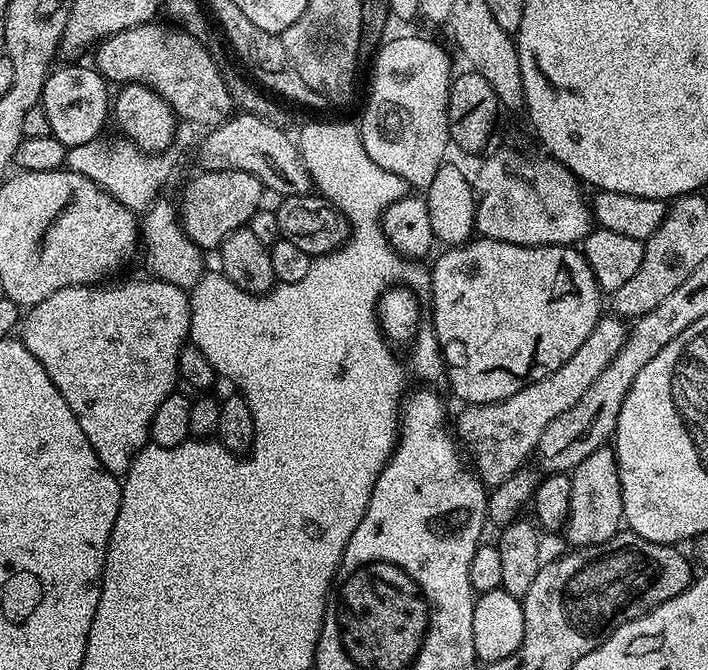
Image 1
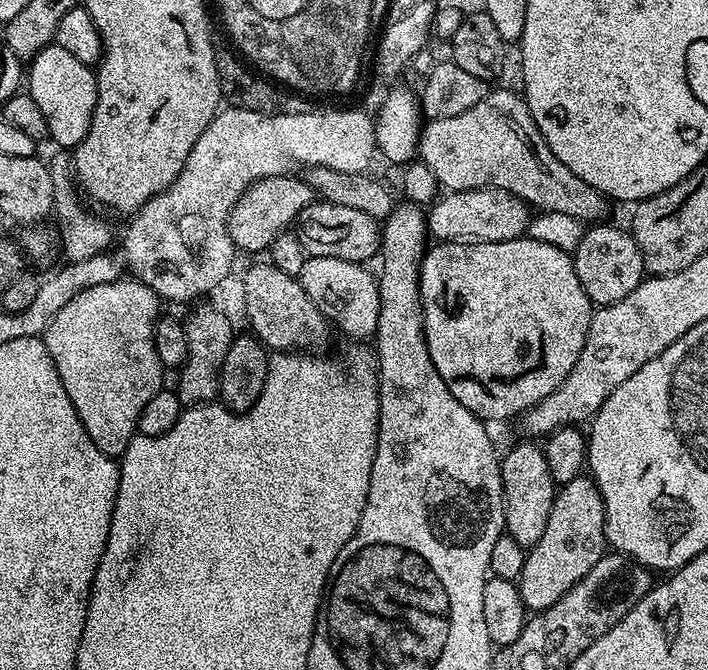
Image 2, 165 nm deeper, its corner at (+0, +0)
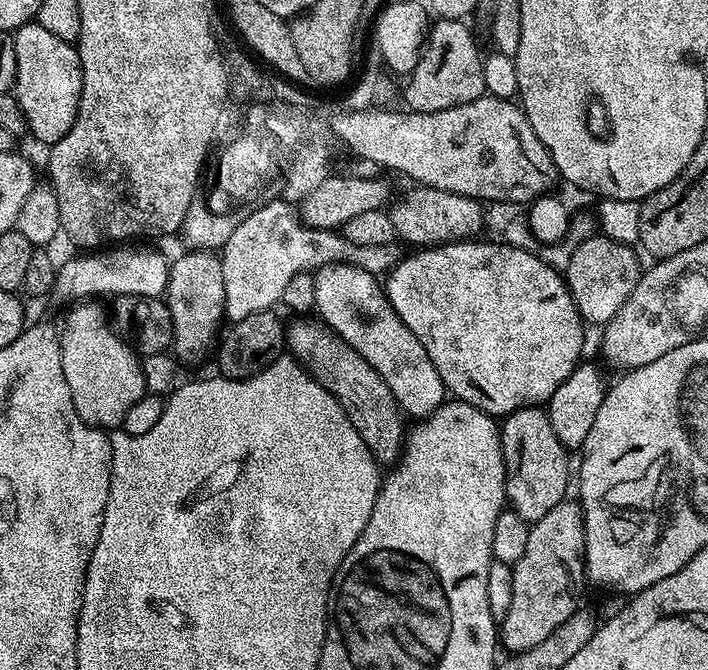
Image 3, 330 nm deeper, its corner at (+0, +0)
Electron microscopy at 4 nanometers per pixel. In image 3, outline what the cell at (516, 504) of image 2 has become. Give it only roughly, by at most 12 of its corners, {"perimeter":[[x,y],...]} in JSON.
{"perimeter":[[547,411],[503,417],[504,494],[541,520],[569,495]]}

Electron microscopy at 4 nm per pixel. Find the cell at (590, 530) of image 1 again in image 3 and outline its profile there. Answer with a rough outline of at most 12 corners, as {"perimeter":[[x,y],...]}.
{"perimeter":[[565,498],[529,527],[498,628],[509,653],[578,611],[584,509]]}

